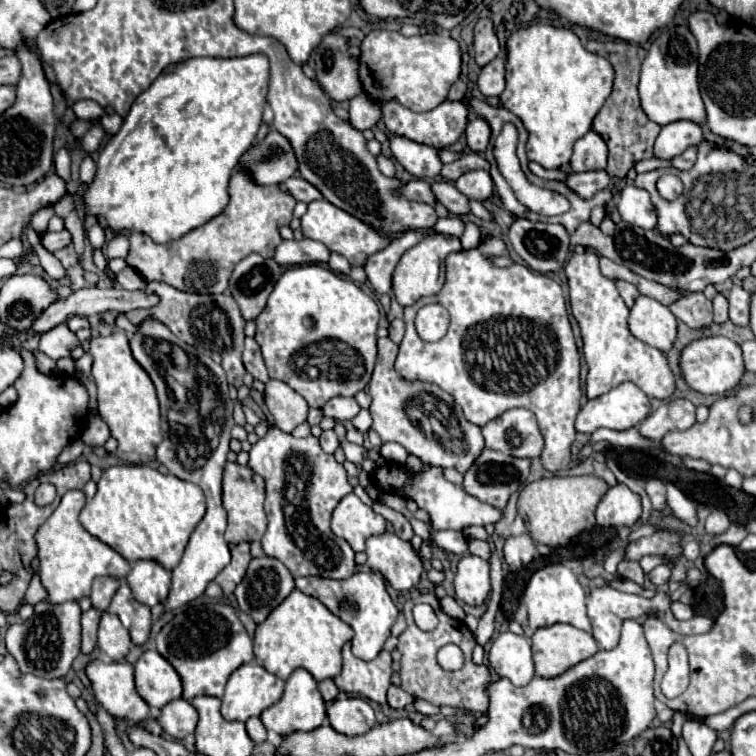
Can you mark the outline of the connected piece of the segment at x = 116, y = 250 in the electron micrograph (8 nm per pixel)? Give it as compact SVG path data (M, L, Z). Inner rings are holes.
M125 234L113 236L113 240L107 244L107 258L125 258L129 252L129 238Z

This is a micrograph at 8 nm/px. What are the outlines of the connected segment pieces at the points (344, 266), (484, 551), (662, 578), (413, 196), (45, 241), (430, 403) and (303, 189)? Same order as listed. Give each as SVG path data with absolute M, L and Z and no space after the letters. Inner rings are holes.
M331 254L329 268L331 268L333 272L339 272L339 274L349 274L349 270L351 270L349 262L347 262L347 260L345 260L341 254Z
M469 540L469 552L483 558L483 560L489 560L489 556L491 556L491 548L483 540Z
M657 566L649 572L649 578L655 586L661 586L661 584L667 584L669 578L671 578L671 568L669 566Z
M411 180L411 182L403 182L403 194L409 198L409 200L415 200L415 202L425 202L425 204L435 204L437 198L431 190L431 184L427 180Z
M67 230L61 232L47 232L45 236L41 236L41 244L49 250L49 252L57 252L65 246L71 244L71 234Z
M379 338L377 348L377 364L369 382L369 394L373 398L369 412L373 418L373 430L381 436L381 442L397 442L425 464L457 468L461 474L465 474L485 448L481 428L467 422L461 408L439 386L429 382L409 384L401 380L393 368L397 358L395 342L389 338Z
M287 178L285 182L279 184L279 188L281 188L283 192L291 194L297 202L309 204L309 202L313 202L313 200L321 200L321 192L319 192L313 184L305 182L303 178Z

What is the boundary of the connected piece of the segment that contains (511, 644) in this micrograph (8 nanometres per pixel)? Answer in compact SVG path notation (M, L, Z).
M513 632L499 634L491 644L489 664L501 678L509 678L515 686L527 686L535 676L531 640Z

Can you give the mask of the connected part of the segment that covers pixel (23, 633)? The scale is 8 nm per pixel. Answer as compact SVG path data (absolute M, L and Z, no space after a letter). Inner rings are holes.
M39 602L29 620L9 626L5 642L7 652L17 660L23 674L29 672L41 678L63 678L81 652L81 608L77 602Z

